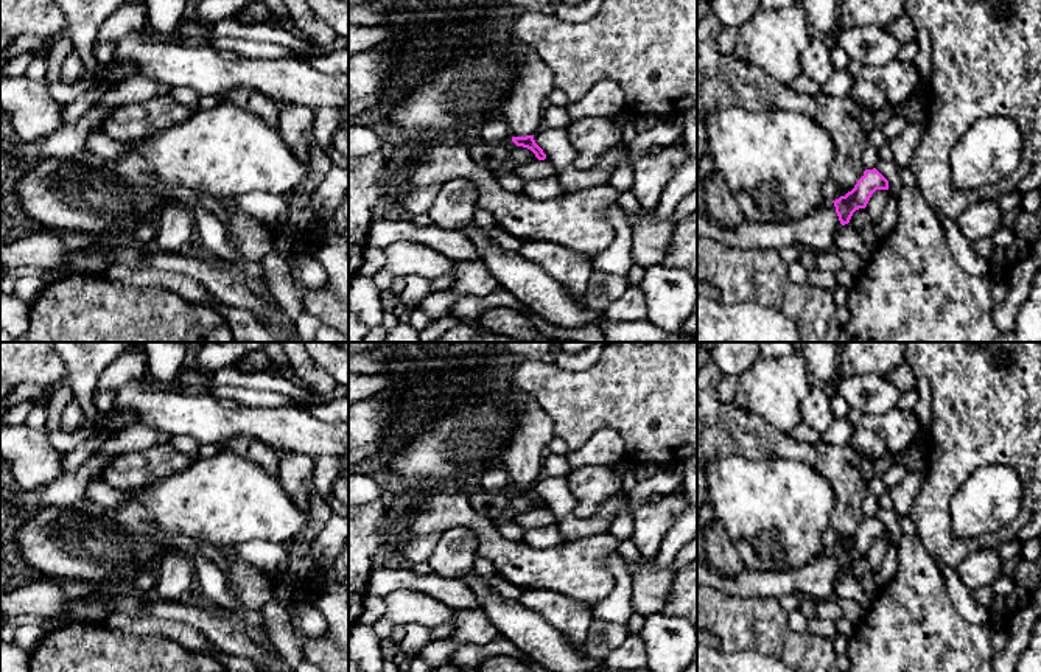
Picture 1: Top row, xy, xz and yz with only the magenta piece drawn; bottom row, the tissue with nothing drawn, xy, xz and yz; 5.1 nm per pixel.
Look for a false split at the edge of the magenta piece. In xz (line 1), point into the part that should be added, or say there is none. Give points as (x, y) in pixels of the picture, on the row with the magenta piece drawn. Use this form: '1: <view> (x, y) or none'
1: xz (523, 109)

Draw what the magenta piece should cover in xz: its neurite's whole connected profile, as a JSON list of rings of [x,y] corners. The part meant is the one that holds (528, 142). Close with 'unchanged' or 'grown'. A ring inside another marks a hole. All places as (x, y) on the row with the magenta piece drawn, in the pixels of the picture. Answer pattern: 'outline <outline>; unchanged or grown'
outline [[[506,0],[495,23],[496,36],[517,56],[517,70],[509,96],[503,104],[503,118],[509,126],[512,142],[531,149],[538,160],[546,154],[535,143],[534,135],[543,128],[543,103],[556,87],[551,67],[526,44],[507,33],[509,22],[523,11],[548,9],[549,0]]]; grown

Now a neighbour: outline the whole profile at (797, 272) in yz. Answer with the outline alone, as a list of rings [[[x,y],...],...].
[[[792,261],[790,264],[787,264],[787,269],[790,282],[797,285],[804,285],[808,282],[808,271],[800,261]]]

